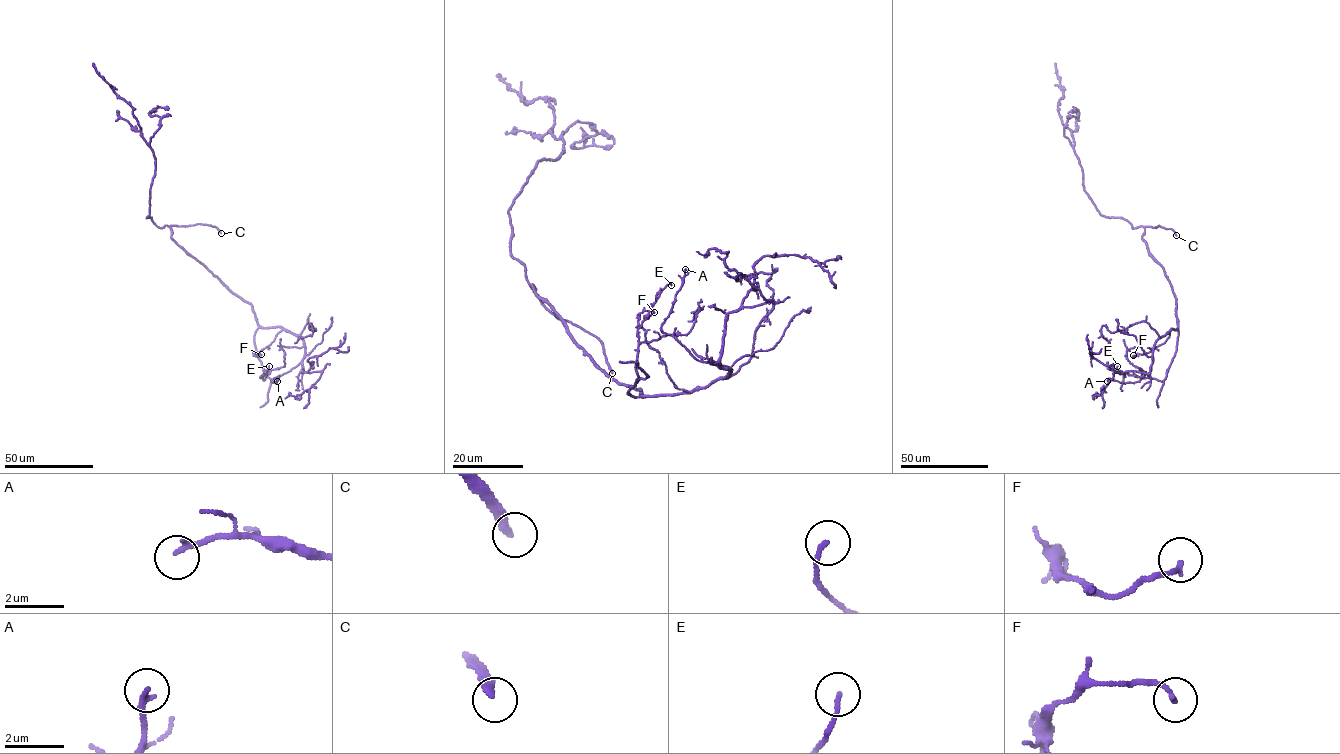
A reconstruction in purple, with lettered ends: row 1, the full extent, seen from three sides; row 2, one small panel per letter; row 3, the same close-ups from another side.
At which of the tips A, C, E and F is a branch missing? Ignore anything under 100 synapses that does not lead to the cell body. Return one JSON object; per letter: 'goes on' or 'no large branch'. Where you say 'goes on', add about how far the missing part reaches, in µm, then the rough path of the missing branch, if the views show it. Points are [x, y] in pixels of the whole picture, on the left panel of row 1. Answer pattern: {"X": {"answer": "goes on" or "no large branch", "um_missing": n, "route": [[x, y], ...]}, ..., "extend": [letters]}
{"A": {"answer": "no large branch"}, "C": {"answer": "goes on", "um_missing": 20, "route": [[221, 233], [222, 238], [234, 242], [237, 248]]}, "E": {"answer": "no large branch"}, "F": {"answer": "no large branch"}, "extend": ["C"]}

